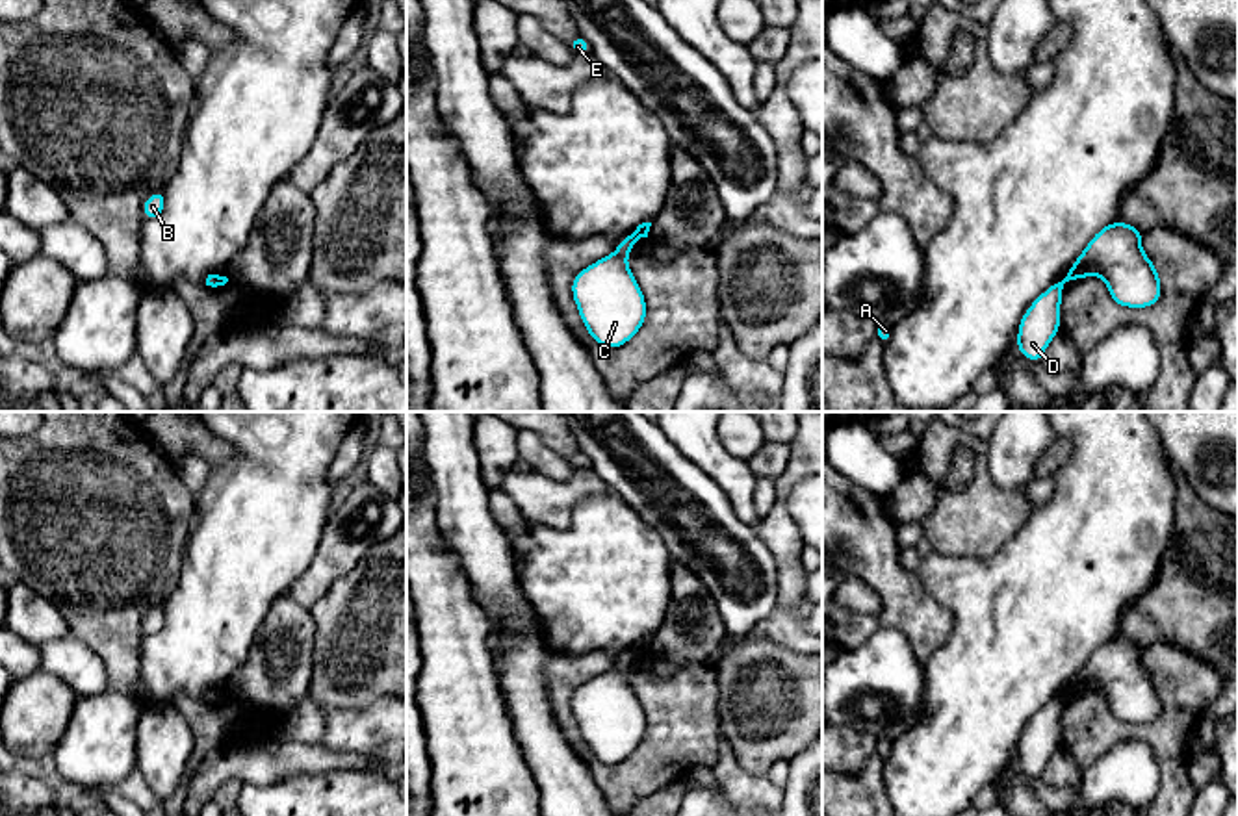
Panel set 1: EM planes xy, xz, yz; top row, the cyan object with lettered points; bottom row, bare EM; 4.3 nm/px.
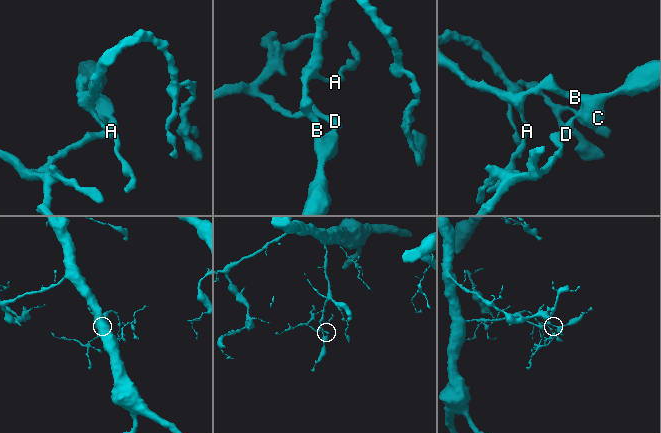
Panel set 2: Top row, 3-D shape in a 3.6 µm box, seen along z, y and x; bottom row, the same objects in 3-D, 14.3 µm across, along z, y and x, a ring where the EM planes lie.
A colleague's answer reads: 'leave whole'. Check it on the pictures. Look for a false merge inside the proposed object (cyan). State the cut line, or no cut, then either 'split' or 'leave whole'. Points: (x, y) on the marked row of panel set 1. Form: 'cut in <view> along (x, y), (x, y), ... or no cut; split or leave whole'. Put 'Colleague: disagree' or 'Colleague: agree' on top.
Colleague: disagree
cut in yz along (1062, 279), (1064, 284); split

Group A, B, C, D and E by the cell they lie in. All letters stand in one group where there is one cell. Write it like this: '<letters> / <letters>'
A B C E / D

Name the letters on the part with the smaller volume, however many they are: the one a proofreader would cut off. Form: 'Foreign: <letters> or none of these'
Foreign: D

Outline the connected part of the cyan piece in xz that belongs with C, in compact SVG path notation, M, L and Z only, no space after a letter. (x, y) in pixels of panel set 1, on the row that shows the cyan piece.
M633 234L622 237L613 254L590 263L572 280L581 321L605 349L625 345L646 321L644 293L627 265L635 243Z

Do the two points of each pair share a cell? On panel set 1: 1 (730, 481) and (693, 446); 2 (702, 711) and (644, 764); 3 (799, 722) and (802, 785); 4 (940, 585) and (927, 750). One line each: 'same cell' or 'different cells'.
1: same cell
2: same cell
3: different cells
4: same cell

